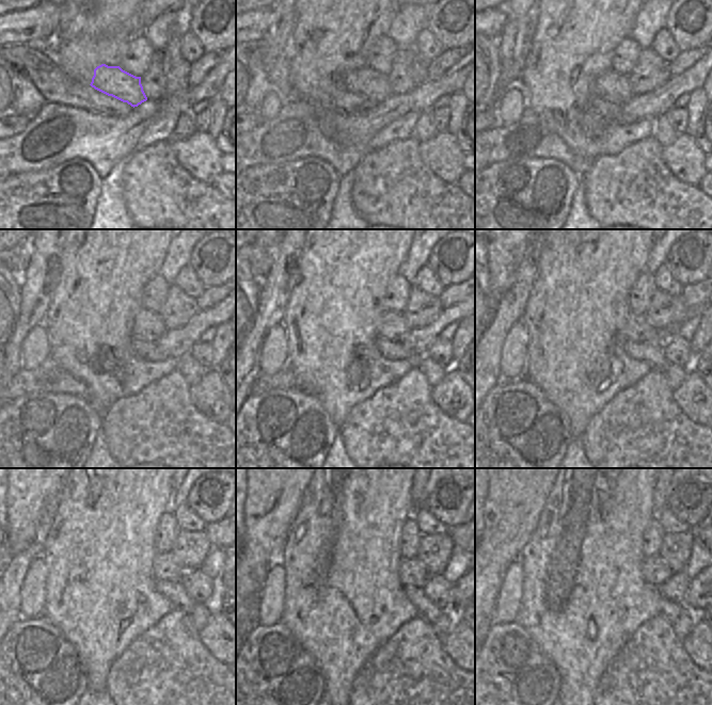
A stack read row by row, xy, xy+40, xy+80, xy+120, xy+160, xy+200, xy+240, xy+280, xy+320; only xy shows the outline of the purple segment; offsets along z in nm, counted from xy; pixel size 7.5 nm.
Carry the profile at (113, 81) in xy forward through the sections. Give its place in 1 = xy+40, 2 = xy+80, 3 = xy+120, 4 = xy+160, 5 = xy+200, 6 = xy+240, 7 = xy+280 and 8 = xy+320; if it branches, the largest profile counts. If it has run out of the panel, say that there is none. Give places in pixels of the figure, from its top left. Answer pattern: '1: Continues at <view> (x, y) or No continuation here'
1: Continues at xy+40 (367, 82)
2: Continues at xy+80 (614, 86)
3: Continues at xy+120 (148, 325)
4: Continues at xy+160 (393, 326)
5: Continues at xy+200 (637, 329)
6: Continues at xy+240 (163, 566)
7: Continues at xy+280 (413, 572)
8: Continues at xy+320 (655, 571)

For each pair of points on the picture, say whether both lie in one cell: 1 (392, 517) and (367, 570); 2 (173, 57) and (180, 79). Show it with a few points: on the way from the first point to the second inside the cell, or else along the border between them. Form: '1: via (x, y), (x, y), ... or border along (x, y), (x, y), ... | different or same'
1: via (379, 530), (367, 542), (367, 557) | same
2: via (173, 62), (176, 67), (176, 74) | same

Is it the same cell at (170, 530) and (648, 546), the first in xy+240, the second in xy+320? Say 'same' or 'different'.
same

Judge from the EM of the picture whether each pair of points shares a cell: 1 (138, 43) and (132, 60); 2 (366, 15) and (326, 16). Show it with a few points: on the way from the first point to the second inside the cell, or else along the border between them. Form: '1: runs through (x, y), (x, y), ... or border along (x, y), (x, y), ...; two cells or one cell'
1: runs through (138, 47), (137, 57); one cell
2: runs through (357, 16), (335, 16); one cell

